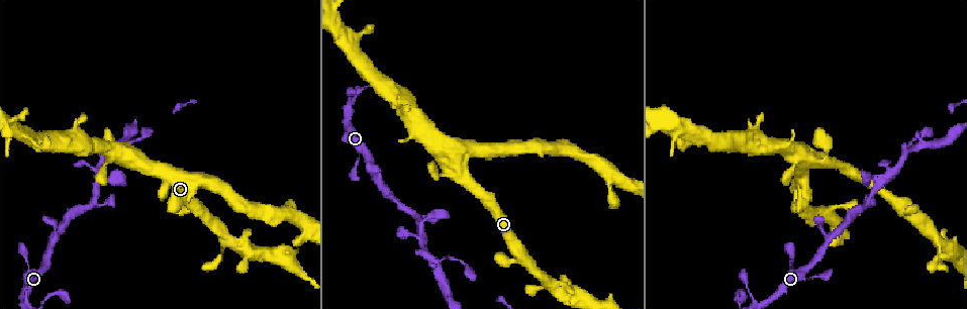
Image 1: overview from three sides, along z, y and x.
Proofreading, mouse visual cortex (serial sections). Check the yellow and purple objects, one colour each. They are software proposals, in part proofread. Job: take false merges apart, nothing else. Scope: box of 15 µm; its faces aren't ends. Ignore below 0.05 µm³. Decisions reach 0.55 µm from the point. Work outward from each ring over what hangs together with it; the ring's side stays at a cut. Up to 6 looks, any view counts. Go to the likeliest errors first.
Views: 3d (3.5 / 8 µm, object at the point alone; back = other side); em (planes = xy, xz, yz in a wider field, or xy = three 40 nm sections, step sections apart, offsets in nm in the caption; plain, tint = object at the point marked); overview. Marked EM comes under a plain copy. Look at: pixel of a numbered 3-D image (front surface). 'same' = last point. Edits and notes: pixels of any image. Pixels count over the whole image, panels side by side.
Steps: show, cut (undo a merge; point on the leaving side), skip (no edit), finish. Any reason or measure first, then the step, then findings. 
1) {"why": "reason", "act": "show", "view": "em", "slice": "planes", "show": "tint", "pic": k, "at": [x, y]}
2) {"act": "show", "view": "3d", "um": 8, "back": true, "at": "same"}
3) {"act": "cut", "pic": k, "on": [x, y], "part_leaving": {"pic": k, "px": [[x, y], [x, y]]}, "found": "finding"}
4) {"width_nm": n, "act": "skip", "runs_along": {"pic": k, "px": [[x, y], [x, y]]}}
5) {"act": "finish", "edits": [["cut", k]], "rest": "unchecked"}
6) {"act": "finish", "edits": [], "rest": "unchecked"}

{"why": "branch point", "act": "show", "view": "3d", "um": 3.5, "back": true, "pic": 1, "at": [914, 146]}

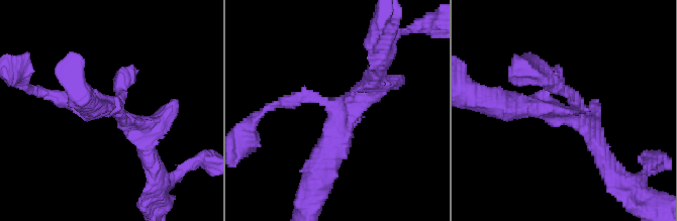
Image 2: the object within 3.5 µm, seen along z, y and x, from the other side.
{"act": "show", "view": "em", "slice": "xy", "step": 1, "show": "tint", "pic": 2, "at": [564, 111]}

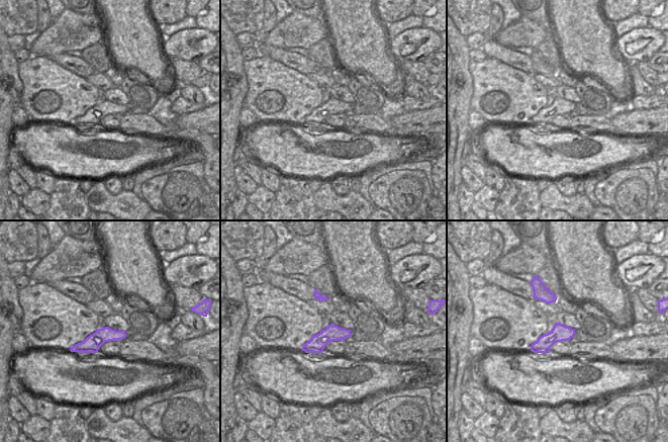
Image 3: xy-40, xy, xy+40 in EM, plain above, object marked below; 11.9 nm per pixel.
{"act": "skip", "runs_along": {"pic": 3, "px": [[122, 334], [102, 335], [74, 349]]}, "found": "continuous, no second cell"}

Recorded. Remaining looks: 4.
{"why": "sharp bend", "act": "show", "view": "3d", "um": 3.5, "pic": 1, "at": [45, 300]}

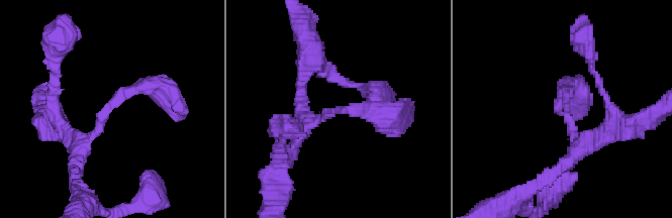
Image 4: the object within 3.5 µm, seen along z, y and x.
{"arm_widths_nm": [200, 200], "act": "show", "view": "em", "slice": "planes", "show": "tint", "pic": 4, "at": [568, 107]}

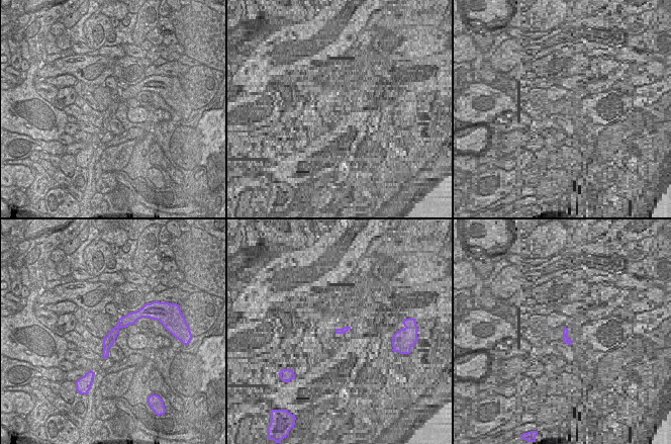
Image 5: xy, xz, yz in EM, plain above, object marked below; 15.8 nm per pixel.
{"act": "skip", "runs_along": {"pic": 5, "px": [[138, 313], [114, 331], [104, 355]]}, "found": "one cell here"}

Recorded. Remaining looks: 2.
{"act": "show", "view": "3d", "um": 8, "pic": 1, "at": [457, 163]}

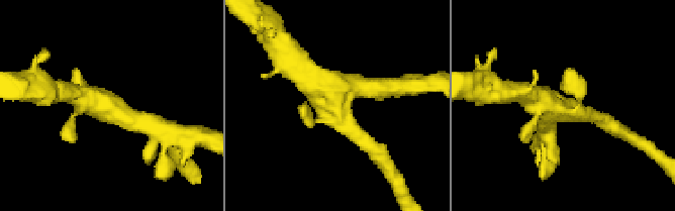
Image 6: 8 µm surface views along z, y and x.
{"why": "zoom in", "act": "show", "view": "3d", "um": 3.5, "pic": 6, "at": [334, 106]}

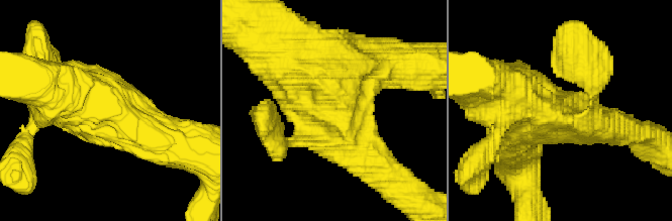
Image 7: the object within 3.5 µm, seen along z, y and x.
{"act": "skip", "runs_along": {"pic": 7, "px": [[350, 138], [330, 80], [278, 43]]}, "found": "one cell here"}

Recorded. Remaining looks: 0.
{"act": "finish", "edits": [], "rest": "unchecked"}

